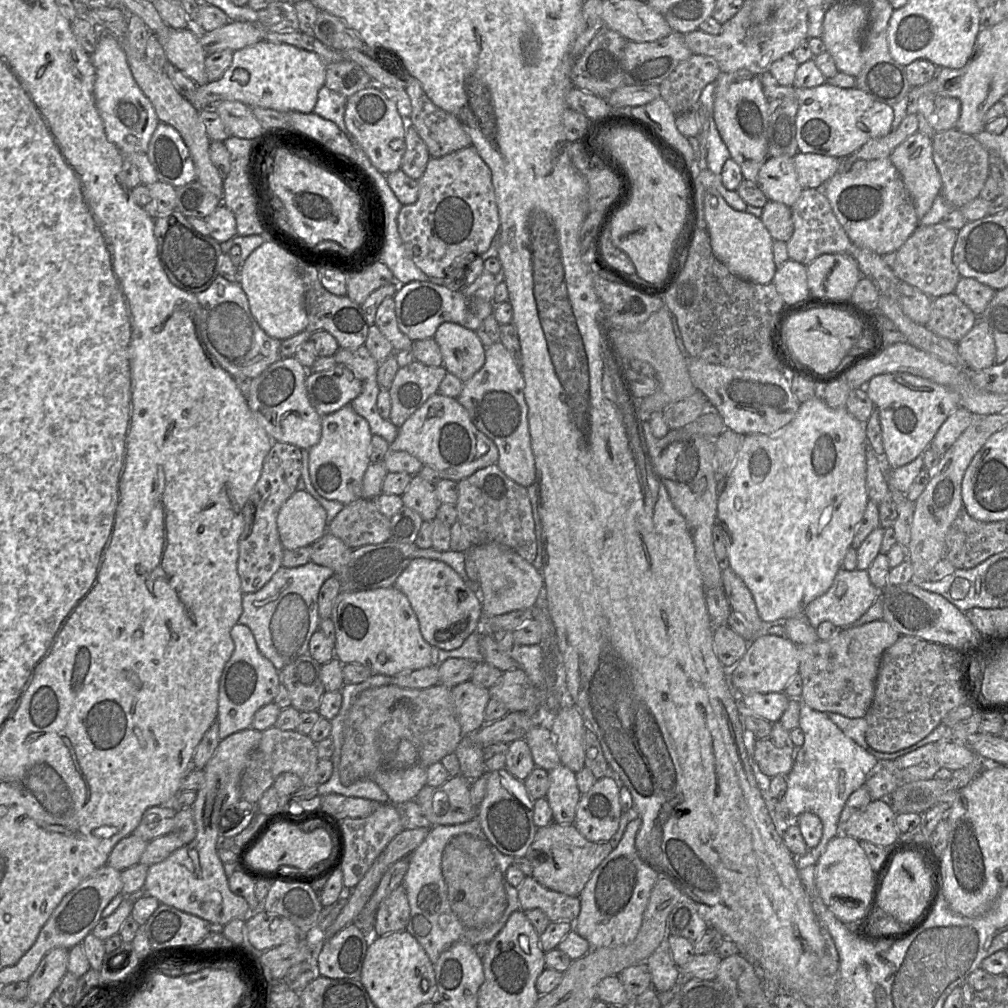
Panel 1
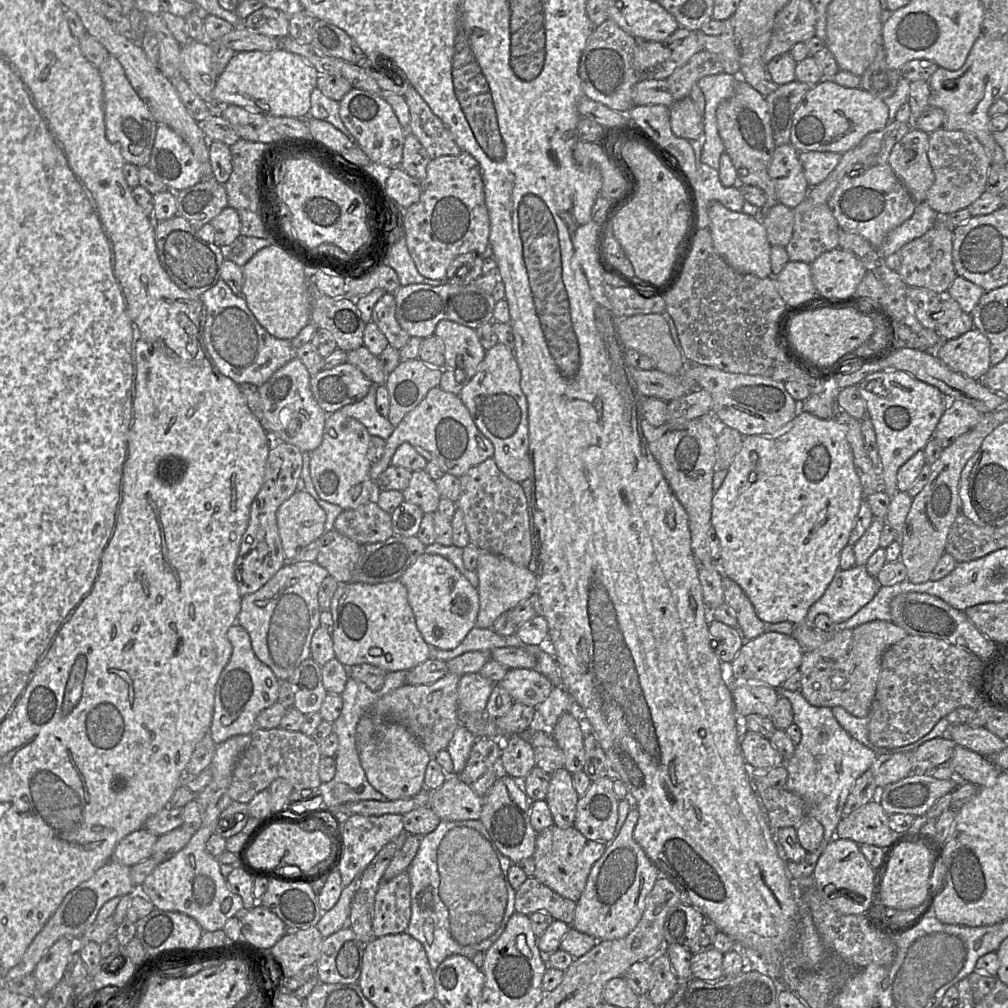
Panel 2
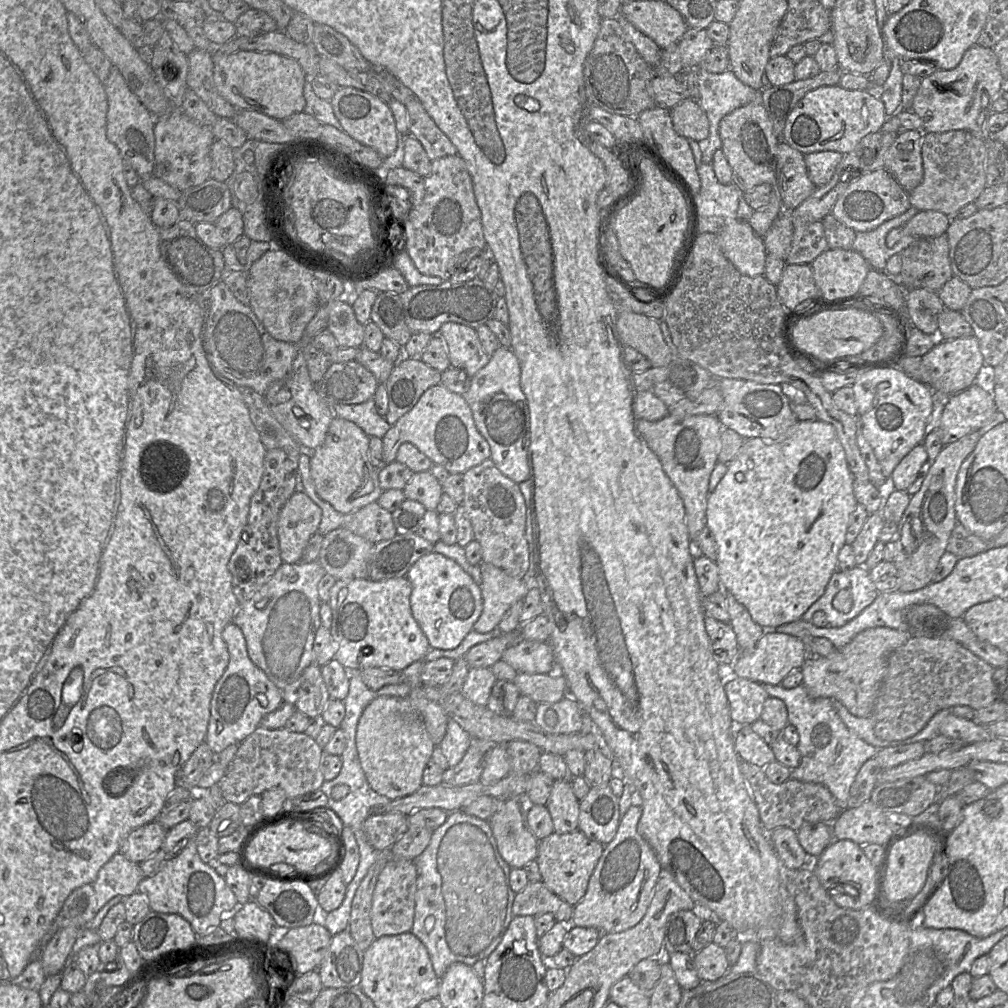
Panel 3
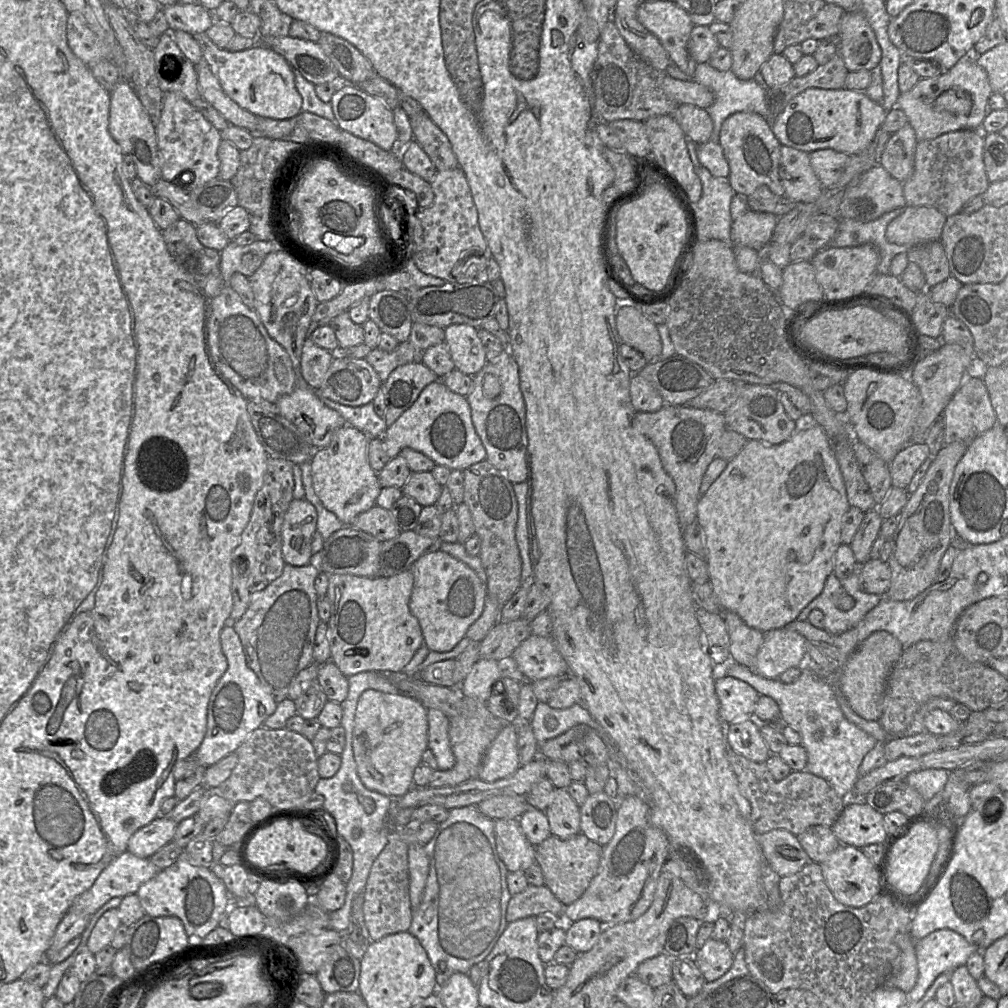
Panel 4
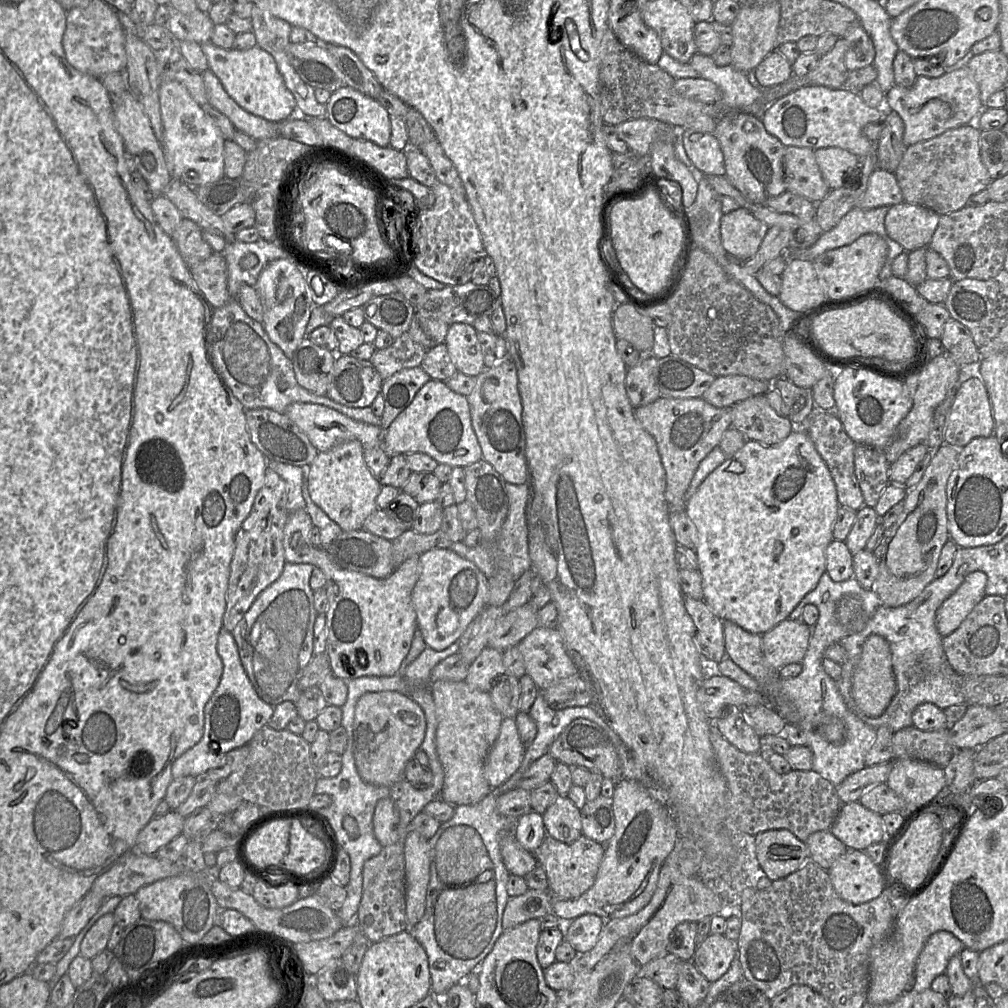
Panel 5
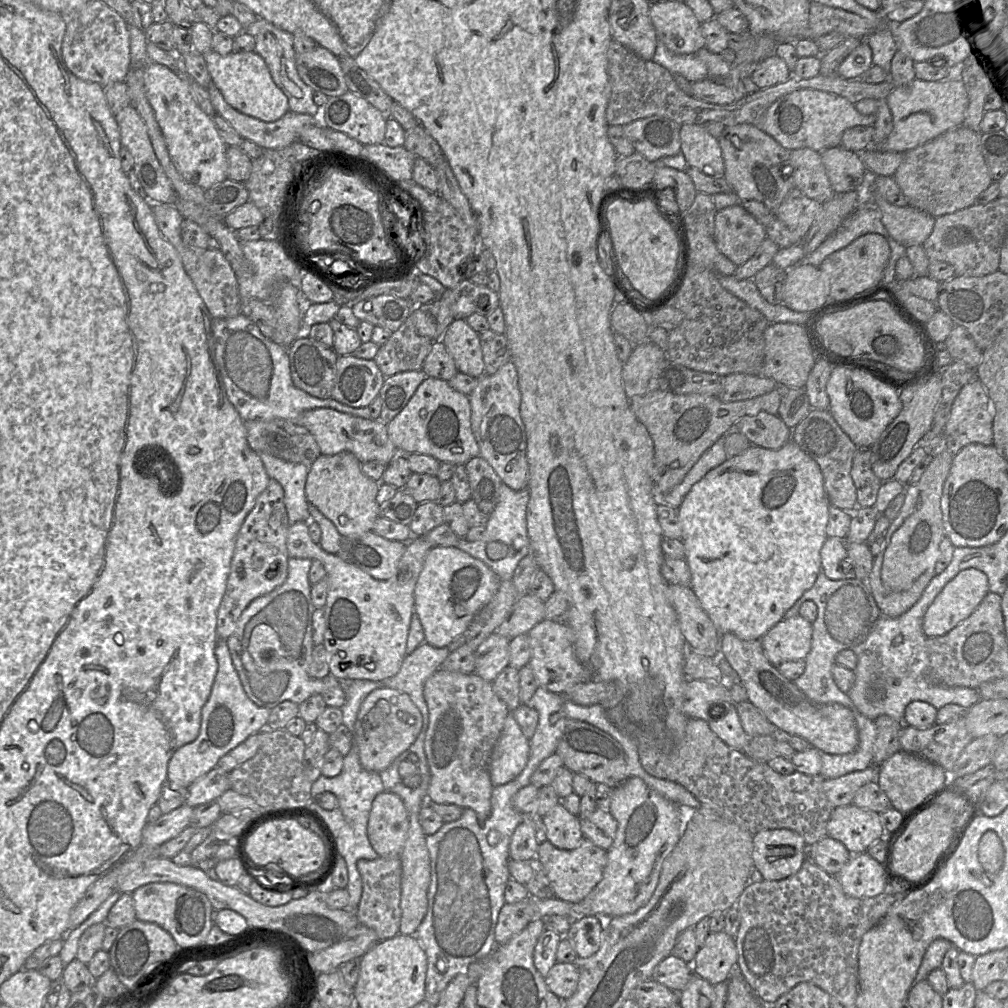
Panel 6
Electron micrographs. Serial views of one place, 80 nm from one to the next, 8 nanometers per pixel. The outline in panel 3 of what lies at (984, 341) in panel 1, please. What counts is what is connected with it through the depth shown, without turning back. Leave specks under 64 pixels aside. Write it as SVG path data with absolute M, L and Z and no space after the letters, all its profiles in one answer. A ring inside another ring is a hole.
M974 334L936 343L927 354L922 356L922 362L930 369L931 381L927 386L932 391L942 392L947 398L974 384L981 367L986 364L980 351L979 341Z

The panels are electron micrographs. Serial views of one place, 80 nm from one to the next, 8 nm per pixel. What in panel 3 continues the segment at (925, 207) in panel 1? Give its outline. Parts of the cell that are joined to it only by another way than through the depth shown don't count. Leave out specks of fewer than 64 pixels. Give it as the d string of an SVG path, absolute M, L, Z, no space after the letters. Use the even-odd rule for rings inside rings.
M906 130L898 134L884 157L884 167L897 182L911 192L923 180L923 130Z

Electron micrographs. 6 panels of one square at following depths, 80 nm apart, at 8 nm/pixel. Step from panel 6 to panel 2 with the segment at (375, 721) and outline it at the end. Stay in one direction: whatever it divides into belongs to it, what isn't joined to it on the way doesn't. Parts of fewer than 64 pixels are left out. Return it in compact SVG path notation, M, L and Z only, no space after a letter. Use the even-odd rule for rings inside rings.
M367 714L356 727L356 747L368 782L388 801L413 797L423 789L426 768L432 758L402 724L376 723Z

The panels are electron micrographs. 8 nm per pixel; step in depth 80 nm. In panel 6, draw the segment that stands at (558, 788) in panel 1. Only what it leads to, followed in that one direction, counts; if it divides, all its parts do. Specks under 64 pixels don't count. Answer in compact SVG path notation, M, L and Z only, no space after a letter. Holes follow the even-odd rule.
M559 802L541 818L541 837L559 849L572 850L576 848L584 838L578 815L571 814Z

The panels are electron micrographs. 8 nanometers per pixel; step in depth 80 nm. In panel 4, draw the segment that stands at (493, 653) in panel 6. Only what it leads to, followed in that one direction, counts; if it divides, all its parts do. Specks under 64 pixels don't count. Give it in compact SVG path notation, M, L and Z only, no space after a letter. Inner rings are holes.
M480 658L460 685L462 692L482 702L487 702L493 685L500 679L498 661Z

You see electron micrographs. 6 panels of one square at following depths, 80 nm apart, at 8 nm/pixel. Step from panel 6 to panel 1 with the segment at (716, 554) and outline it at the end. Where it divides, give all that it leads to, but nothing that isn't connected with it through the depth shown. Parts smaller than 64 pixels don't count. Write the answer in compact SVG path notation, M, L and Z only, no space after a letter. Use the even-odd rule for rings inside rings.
M812 397L800 403L794 419L777 435L750 434L742 437L742 444L736 456L726 485L717 499L716 522L722 528L726 545L726 562L750 590L758 615L765 623L784 622L787 618L803 613L806 606L827 592L837 572L842 568L847 550L858 523L865 512L869 497L866 487L866 423L860 422L846 408L832 409L821 398Z

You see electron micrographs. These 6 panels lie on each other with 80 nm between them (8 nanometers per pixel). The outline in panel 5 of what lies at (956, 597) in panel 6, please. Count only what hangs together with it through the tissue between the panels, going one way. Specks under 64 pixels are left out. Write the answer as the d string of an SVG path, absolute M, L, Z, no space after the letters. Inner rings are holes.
M982 571L968 574L957 590L949 596L936 612L936 628L942 636L954 632L984 598L987 575Z

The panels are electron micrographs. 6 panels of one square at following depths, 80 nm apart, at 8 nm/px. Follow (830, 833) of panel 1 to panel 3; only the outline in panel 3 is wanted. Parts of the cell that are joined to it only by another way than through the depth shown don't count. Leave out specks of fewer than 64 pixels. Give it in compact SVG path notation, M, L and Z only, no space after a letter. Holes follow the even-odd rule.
M781 684L761 685L769 696L784 701L788 723L795 726L799 734L796 746L801 761L791 770L791 779L824 785L834 796L840 810L846 809L845 804L857 773L864 762L876 756L878 749L866 743L844 724L830 698L811 698L803 684L794 688L785 688Z

